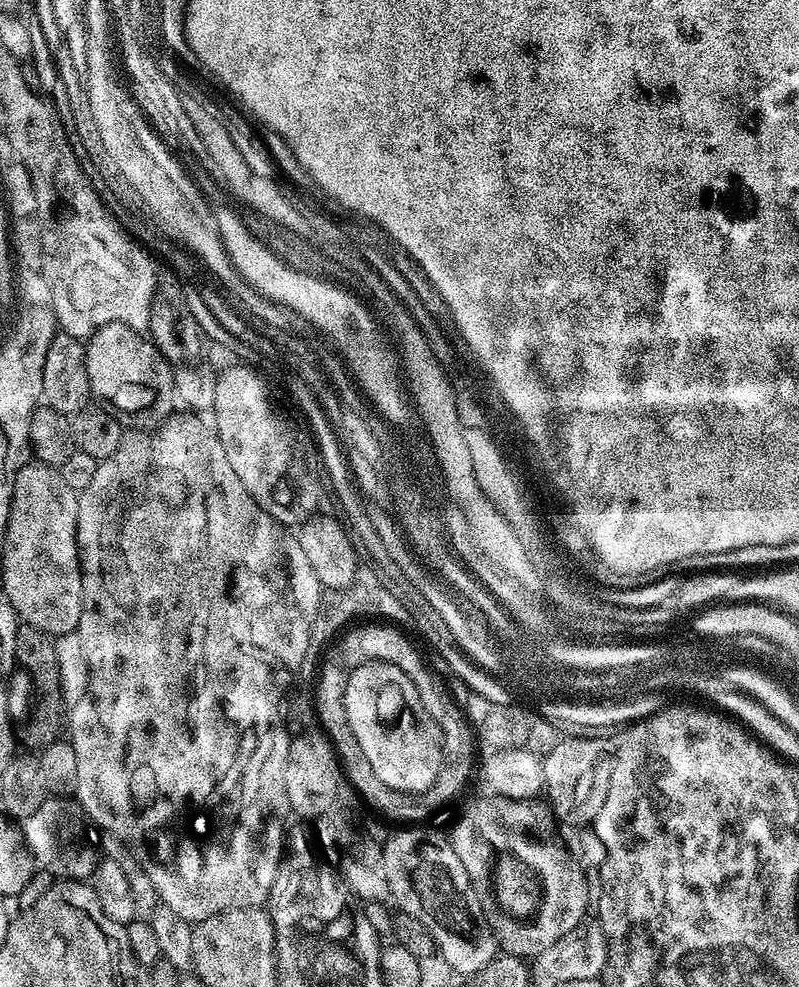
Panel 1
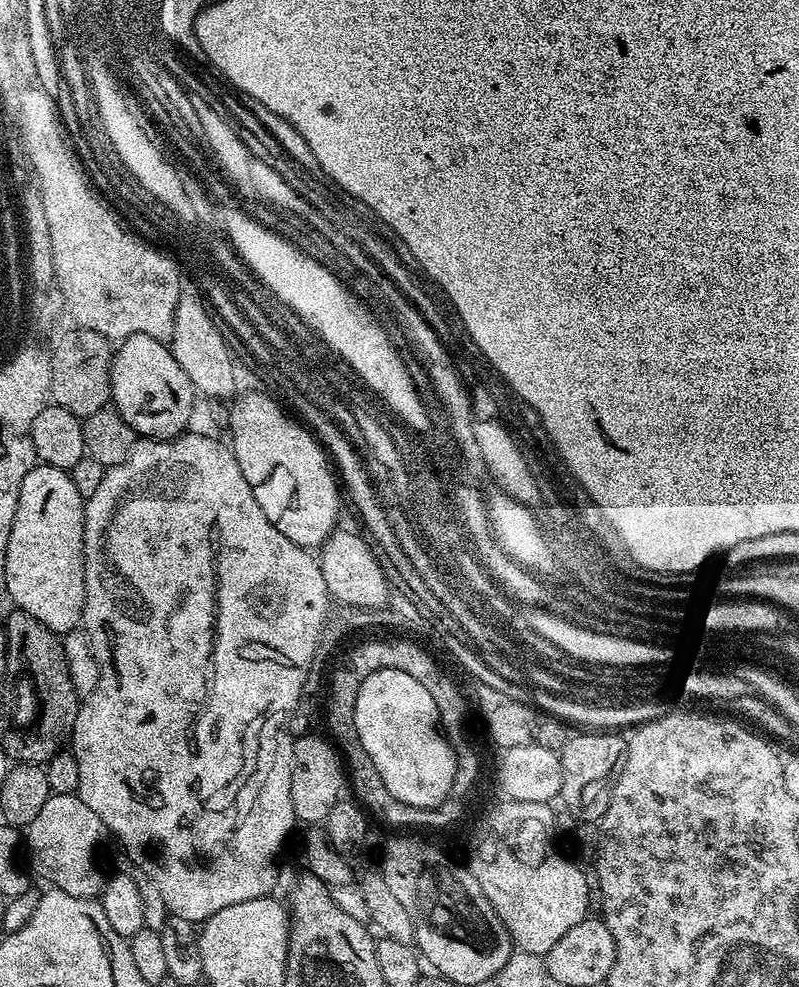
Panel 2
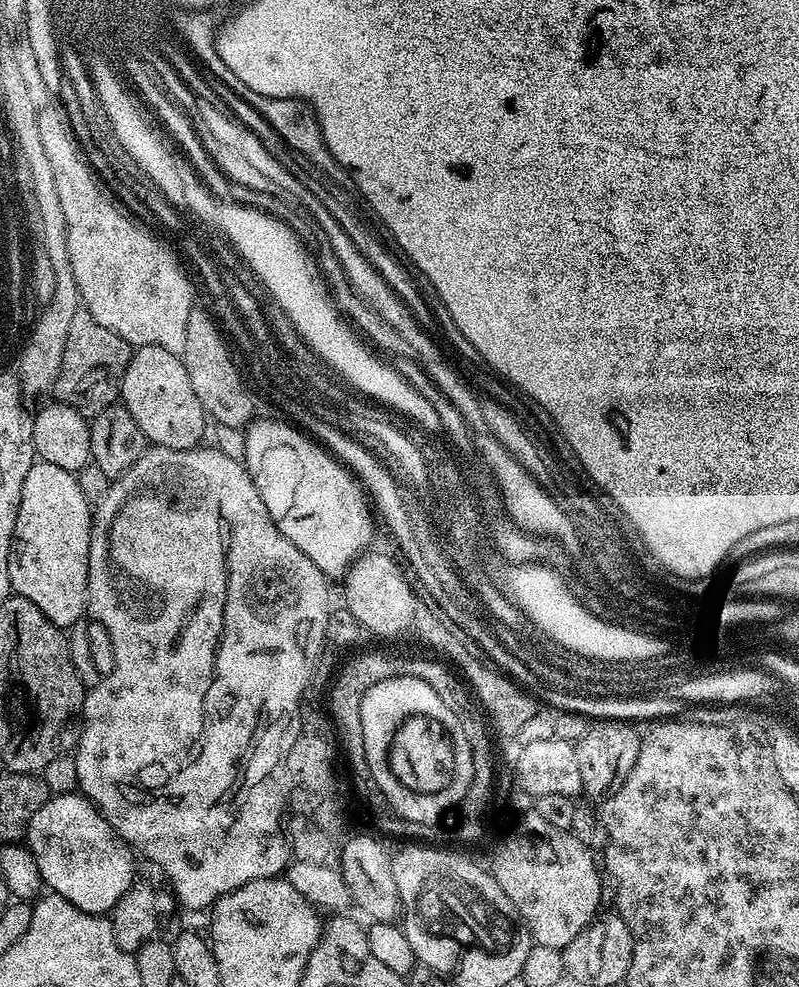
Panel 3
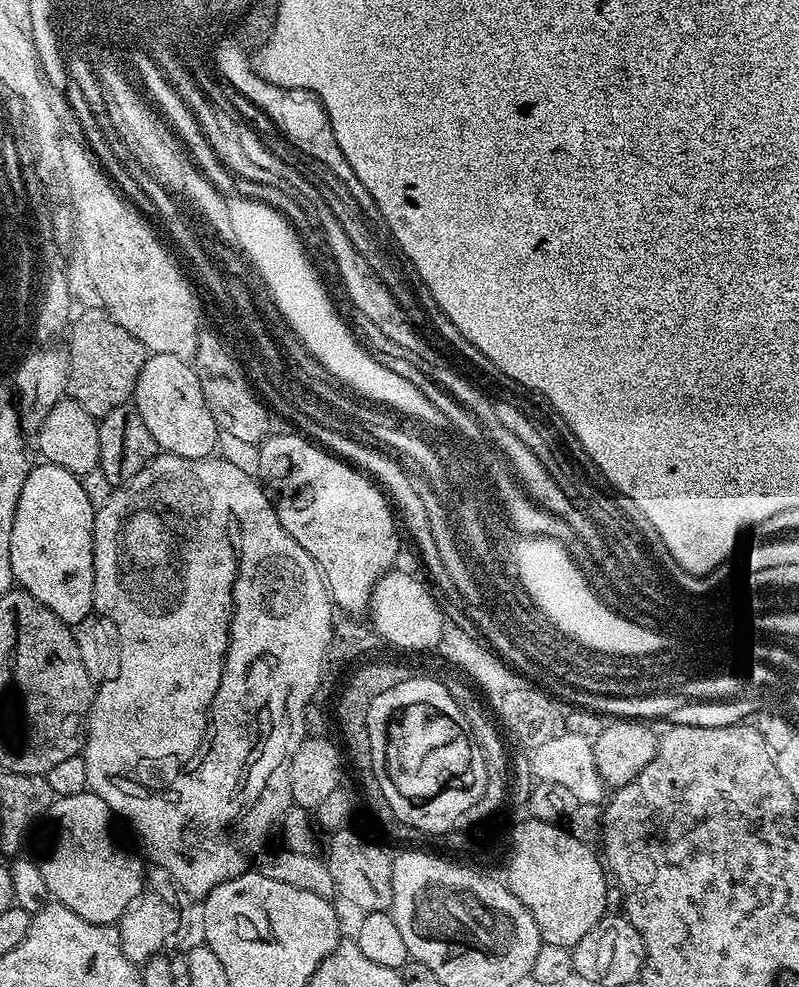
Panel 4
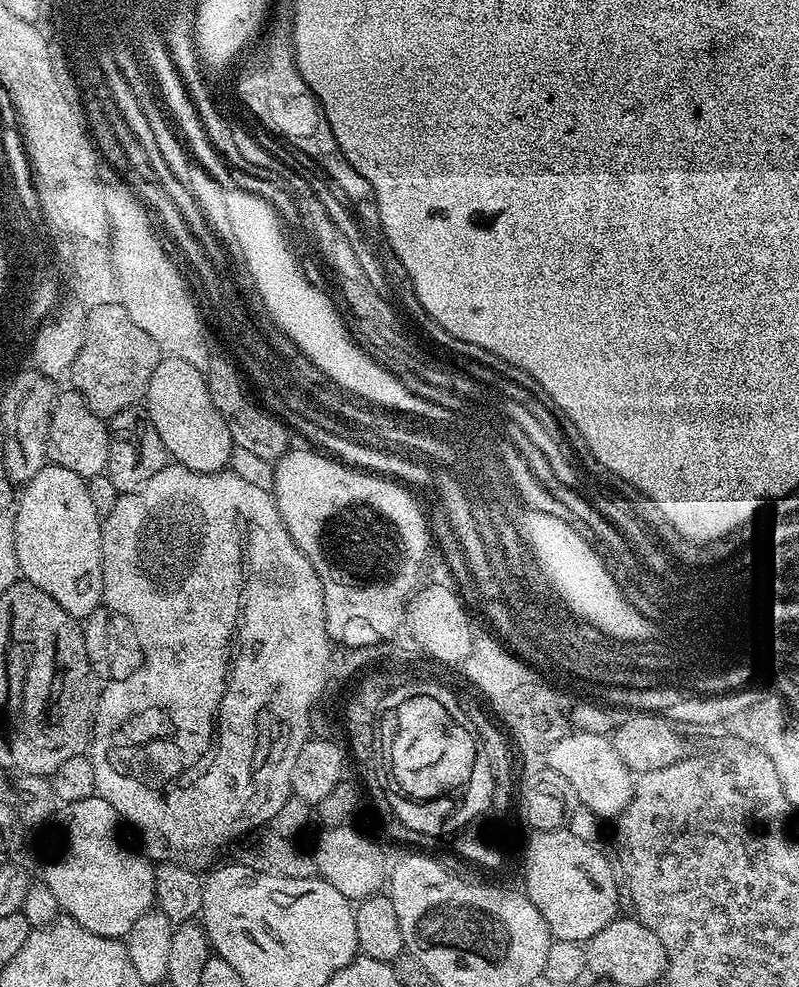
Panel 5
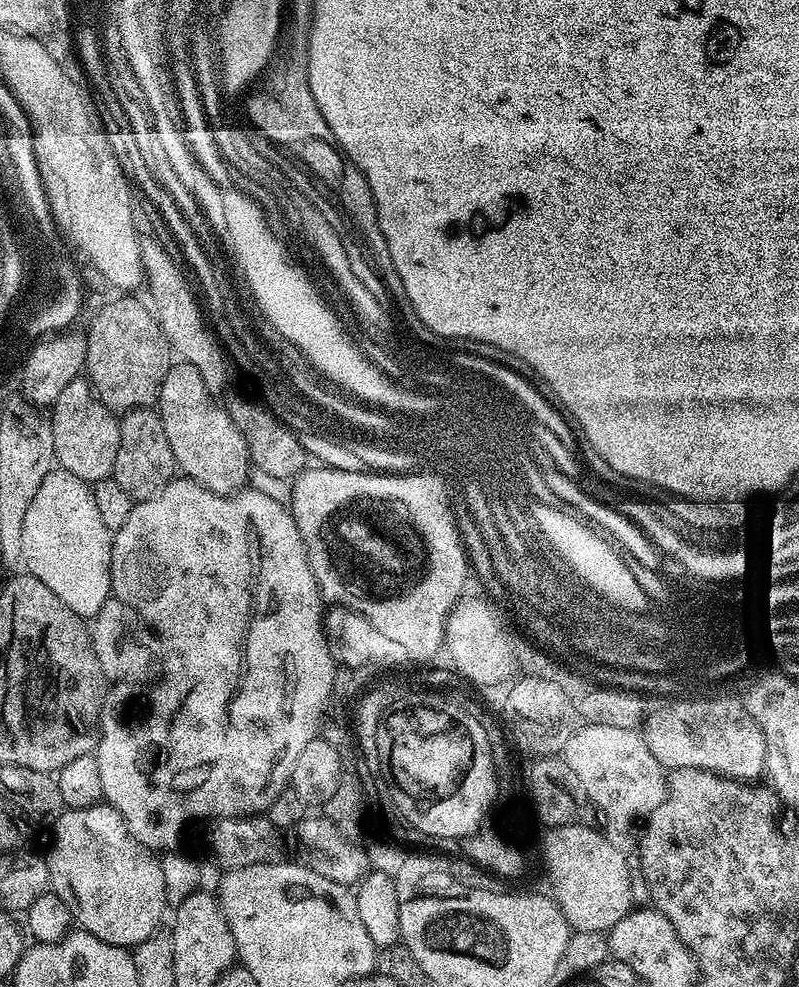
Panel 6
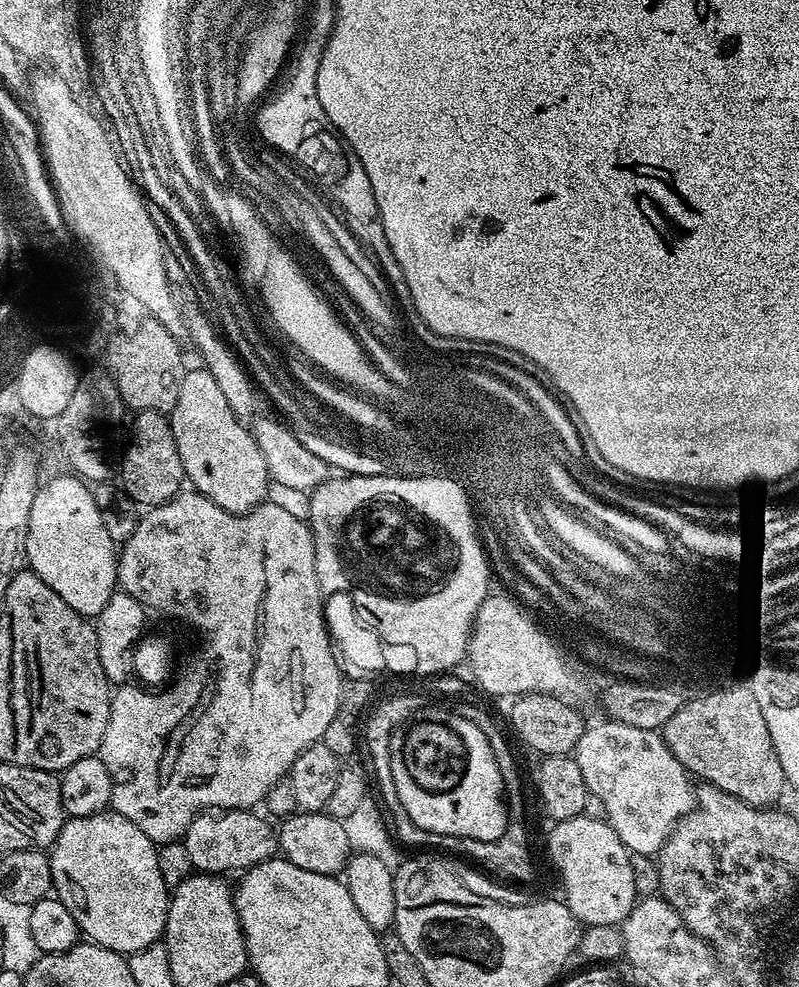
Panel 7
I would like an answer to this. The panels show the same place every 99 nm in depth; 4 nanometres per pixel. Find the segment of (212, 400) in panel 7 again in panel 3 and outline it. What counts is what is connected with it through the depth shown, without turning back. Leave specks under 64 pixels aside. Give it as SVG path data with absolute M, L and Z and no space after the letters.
M162 346L136 348L122 378L120 400L149 445L186 450L203 441L206 413L198 394L194 394L194 386L190 386L183 359L175 352L162 350Z

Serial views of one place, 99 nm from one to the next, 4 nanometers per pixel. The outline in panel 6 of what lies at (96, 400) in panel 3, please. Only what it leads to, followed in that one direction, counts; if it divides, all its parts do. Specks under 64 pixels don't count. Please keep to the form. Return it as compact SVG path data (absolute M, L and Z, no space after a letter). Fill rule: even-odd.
M127 301L110 302L99 309L101 311L92 320L92 325L86 331L86 358L84 367L87 379L90 381L92 391L106 407L113 413L123 414L130 408L150 408L159 401L162 382L174 363L172 345L167 337L160 333L160 321L146 320L140 312L130 306ZM144 332L154 332L146 337Z

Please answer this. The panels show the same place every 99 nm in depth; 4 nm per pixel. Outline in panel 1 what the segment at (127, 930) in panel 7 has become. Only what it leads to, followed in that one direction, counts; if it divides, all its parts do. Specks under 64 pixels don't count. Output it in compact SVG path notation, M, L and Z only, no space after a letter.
M49 798L46 802L42 802L42 806L38 806L38 810L34 810L34 814L30 814L30 818L23 820L24 840L28 843L28 853L32 856L32 863L39 871L49 872L53 878L84 882L91 877L94 867L92 852L88 849L87 838L84 837L84 824L86 825L84 809L75 799L60 799L64 798Z

